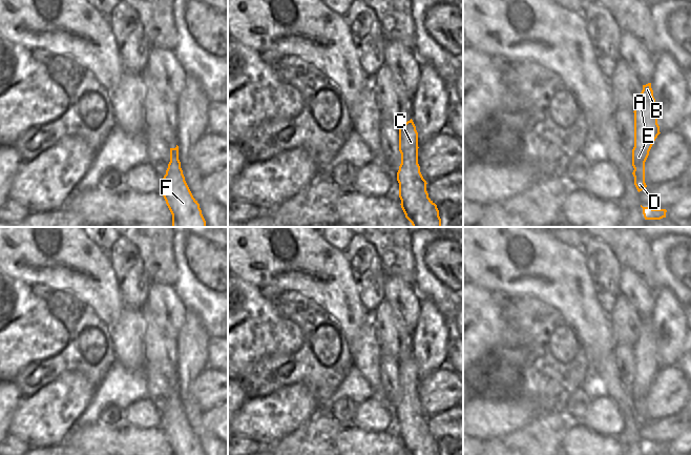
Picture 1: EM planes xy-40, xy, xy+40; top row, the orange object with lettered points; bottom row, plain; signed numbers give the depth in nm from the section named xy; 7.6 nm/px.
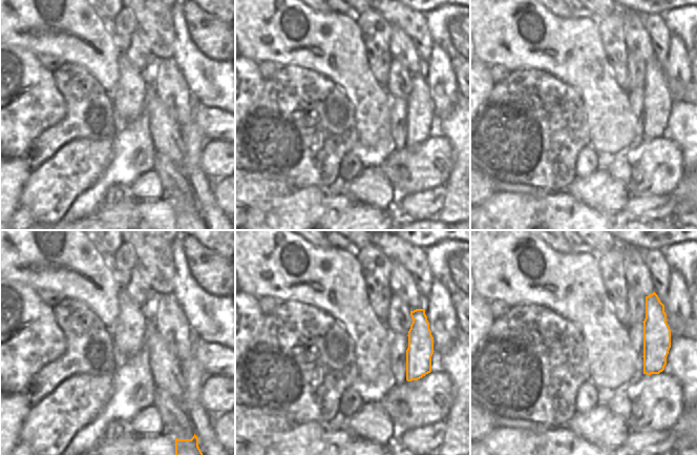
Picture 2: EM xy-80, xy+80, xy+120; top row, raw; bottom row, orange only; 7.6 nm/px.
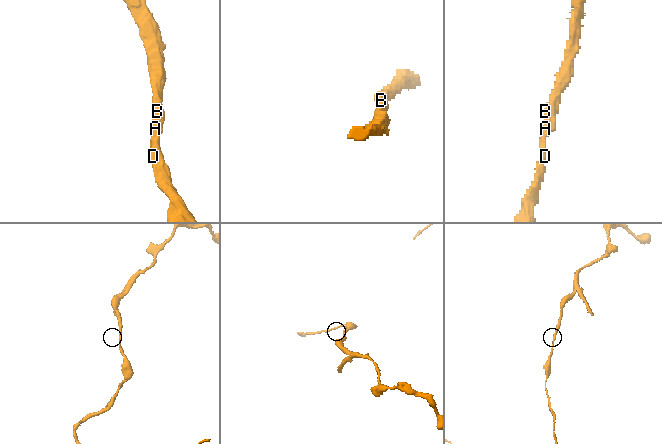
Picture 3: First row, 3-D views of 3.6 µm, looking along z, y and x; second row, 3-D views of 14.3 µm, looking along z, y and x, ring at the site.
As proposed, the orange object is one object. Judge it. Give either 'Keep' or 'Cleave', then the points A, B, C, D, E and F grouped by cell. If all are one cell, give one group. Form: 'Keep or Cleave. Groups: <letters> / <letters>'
Keep. Groups: A B C D E F.

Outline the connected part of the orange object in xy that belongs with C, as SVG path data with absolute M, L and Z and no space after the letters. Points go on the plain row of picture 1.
M411 354L399 359L401 399L397 408L401 443L407 455L441 455L437 440L428 433L426 416L418 399L418 368Z

